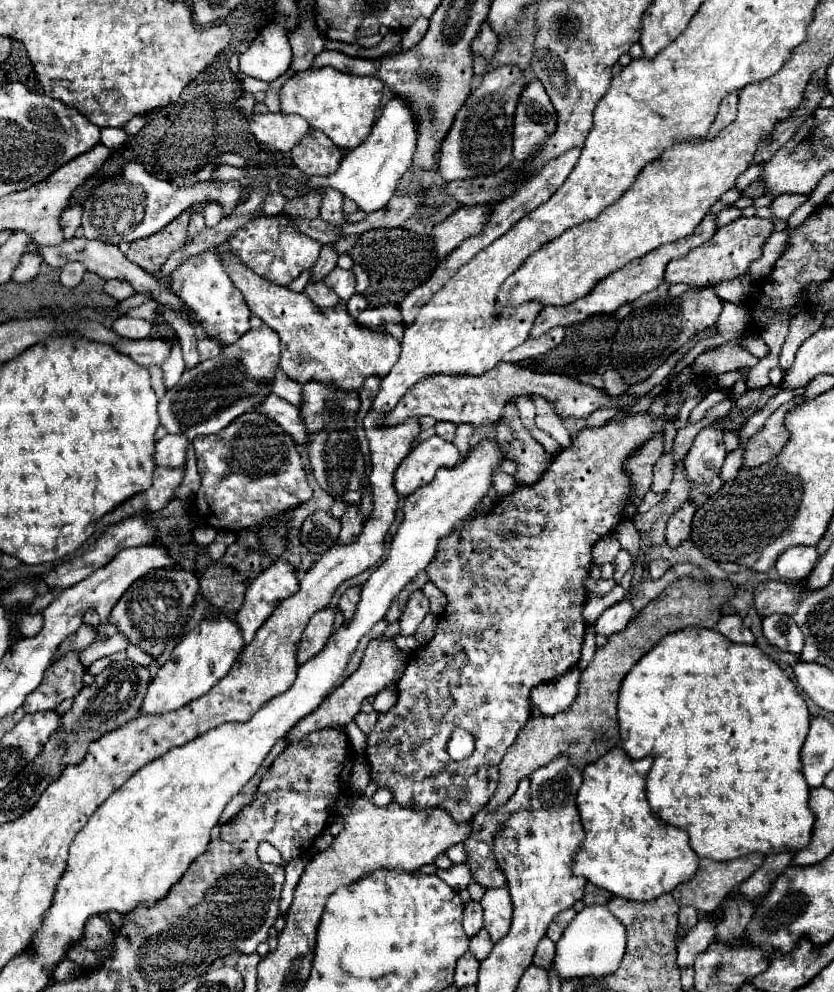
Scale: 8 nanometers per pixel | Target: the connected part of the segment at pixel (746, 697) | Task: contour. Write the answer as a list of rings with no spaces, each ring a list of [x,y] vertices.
[[[685,628],[679,632],[669,634],[665,640],[661,640],[653,650],[649,650],[625,676],[625,682],[621,682],[619,690],[619,704],[617,704],[617,718],[619,718],[619,734],[623,750],[631,758],[643,758],[653,756],[653,766],[647,774],[647,800],[653,808],[653,812],[661,818],[665,818],[667,824],[679,826],[687,830],[689,844],[699,856],[715,858],[715,860],[733,860],[739,856],[745,856],[749,852],[761,852],[761,854],[775,854],[781,848],[793,848],[801,850],[807,846],[811,838],[811,828],[815,822],[813,812],[807,806],[809,800],[809,786],[801,774],[801,760],[799,750],[805,742],[807,730],[809,730],[809,710],[805,700],[799,696],[795,684],[787,678],[787,674],[755,644],[735,644],[717,630],[707,628]]]

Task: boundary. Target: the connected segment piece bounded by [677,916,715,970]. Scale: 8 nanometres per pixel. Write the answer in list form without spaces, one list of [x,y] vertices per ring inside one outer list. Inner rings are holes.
[[[705,916],[697,922],[697,926],[693,930],[689,930],[689,934],[677,942],[677,966],[683,970],[687,966],[691,966],[695,962],[695,958],[707,950],[707,946],[713,942],[715,936],[715,928],[711,924],[711,918]]]

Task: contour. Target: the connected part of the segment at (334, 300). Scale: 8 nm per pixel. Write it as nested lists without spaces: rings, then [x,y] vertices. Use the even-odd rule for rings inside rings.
[[[307,282],[305,290],[303,290],[319,308],[333,308],[337,306],[341,300],[337,298],[337,294],[333,294],[333,290],[329,290],[323,282]]]

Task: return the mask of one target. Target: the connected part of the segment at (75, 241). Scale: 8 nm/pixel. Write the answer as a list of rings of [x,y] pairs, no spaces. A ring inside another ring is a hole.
[[[71,238],[69,242],[65,240],[65,242],[59,244],[59,246],[41,246],[39,256],[43,258],[45,264],[49,264],[49,266],[53,266],[53,268],[61,268],[63,264],[67,264],[67,262],[71,262],[71,260],[83,262],[89,272],[95,272],[97,276],[101,276],[101,278],[105,278],[105,280],[109,280],[109,278],[125,280],[125,282],[129,282],[137,292],[151,292],[159,304],[169,304],[171,308],[183,312],[183,306],[181,306],[179,298],[177,298],[171,290],[165,290],[165,288],[157,282],[155,276],[147,274],[145,270],[137,268],[137,264],[129,262],[115,244],[105,244],[105,242],[97,242],[97,240],[87,240],[87,238]]]

